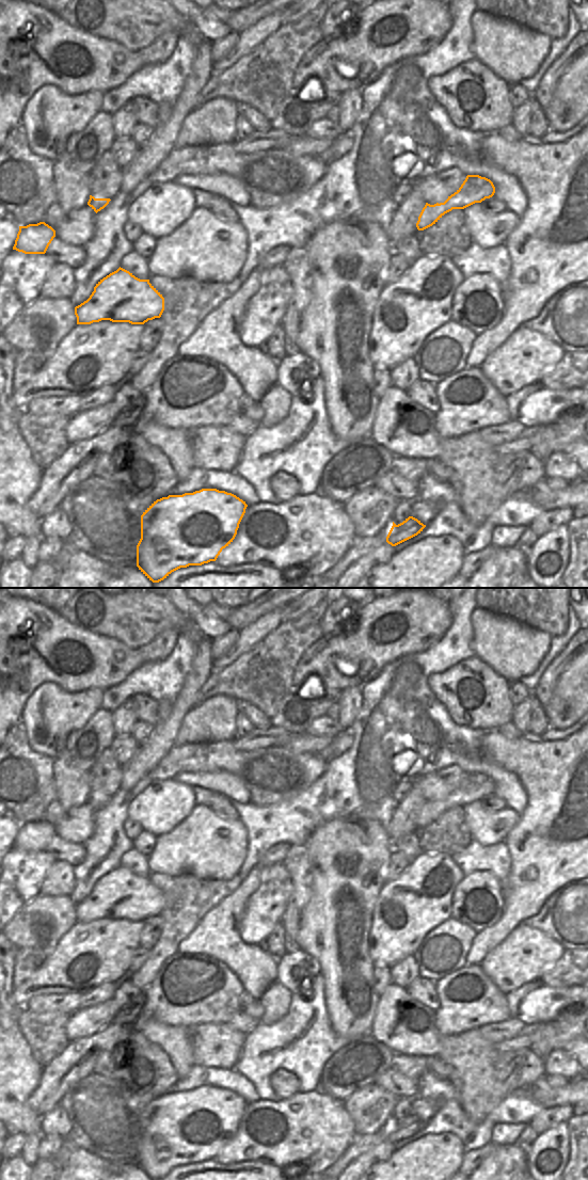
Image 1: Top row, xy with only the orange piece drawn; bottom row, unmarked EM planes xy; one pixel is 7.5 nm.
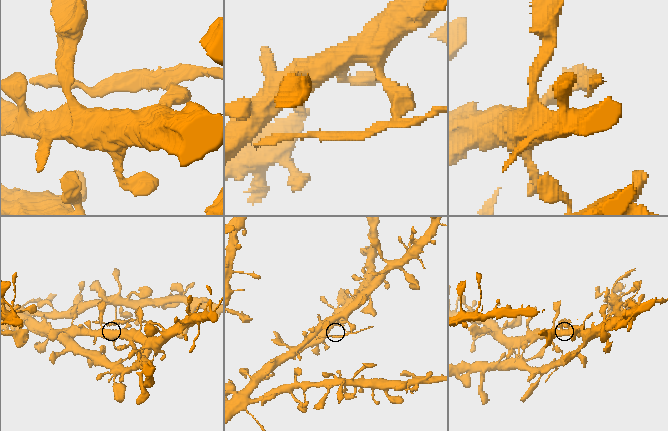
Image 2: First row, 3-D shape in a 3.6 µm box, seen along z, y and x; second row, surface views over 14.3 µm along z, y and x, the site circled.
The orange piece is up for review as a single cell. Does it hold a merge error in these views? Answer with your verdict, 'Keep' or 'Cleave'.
Cleave.

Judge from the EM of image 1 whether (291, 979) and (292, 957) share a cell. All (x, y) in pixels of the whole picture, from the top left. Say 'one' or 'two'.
one

